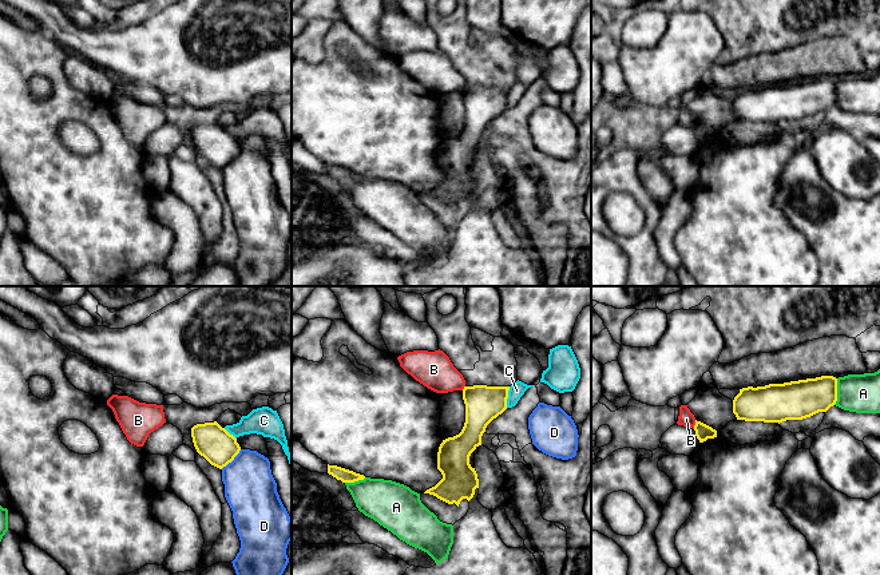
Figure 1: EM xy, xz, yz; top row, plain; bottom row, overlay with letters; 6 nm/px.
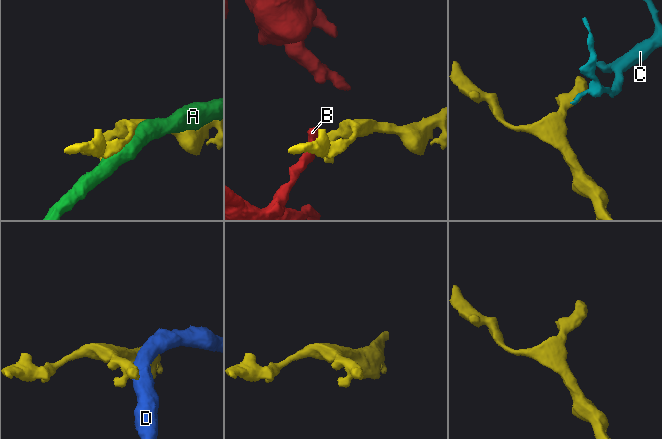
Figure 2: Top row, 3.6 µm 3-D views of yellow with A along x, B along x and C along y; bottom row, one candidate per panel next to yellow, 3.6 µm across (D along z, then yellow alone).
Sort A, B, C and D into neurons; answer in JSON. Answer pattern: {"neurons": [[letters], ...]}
{"neurons": [["A"], ["B"], ["C"], ["D"]]}

